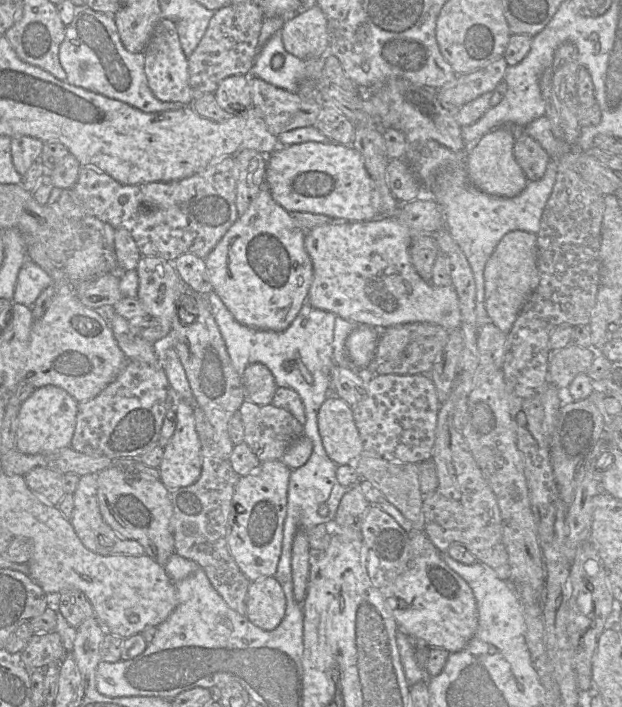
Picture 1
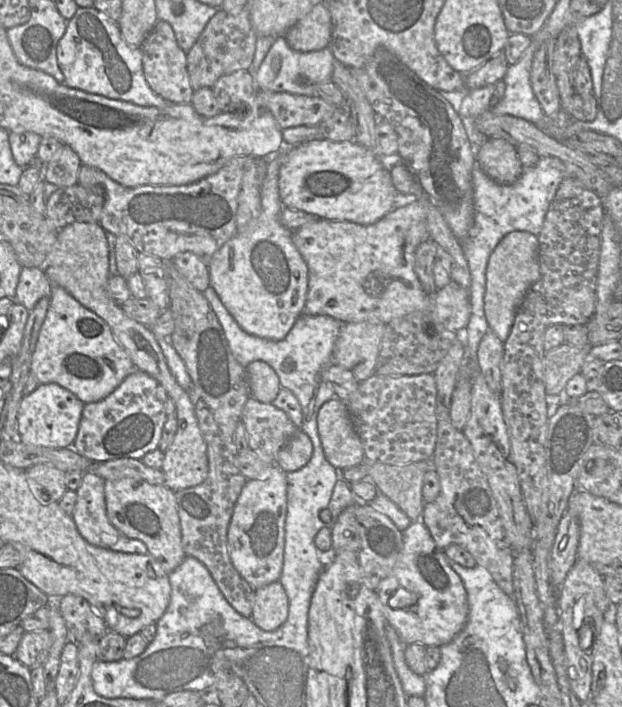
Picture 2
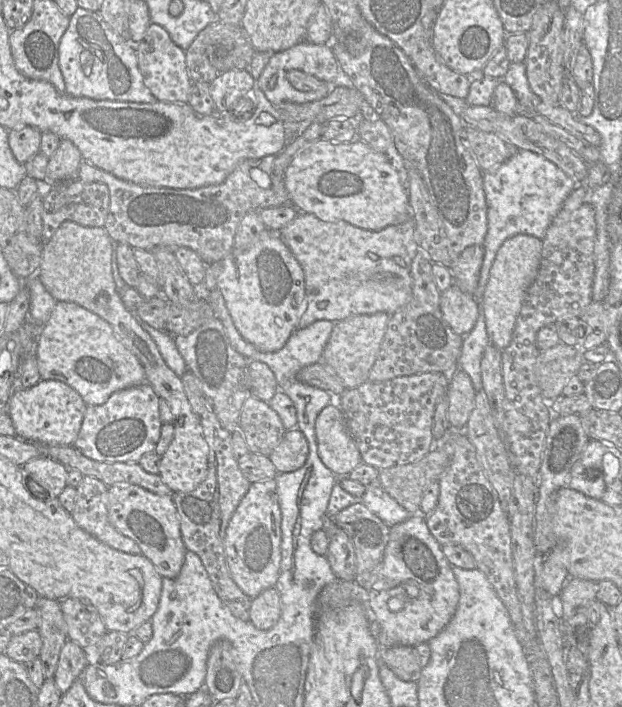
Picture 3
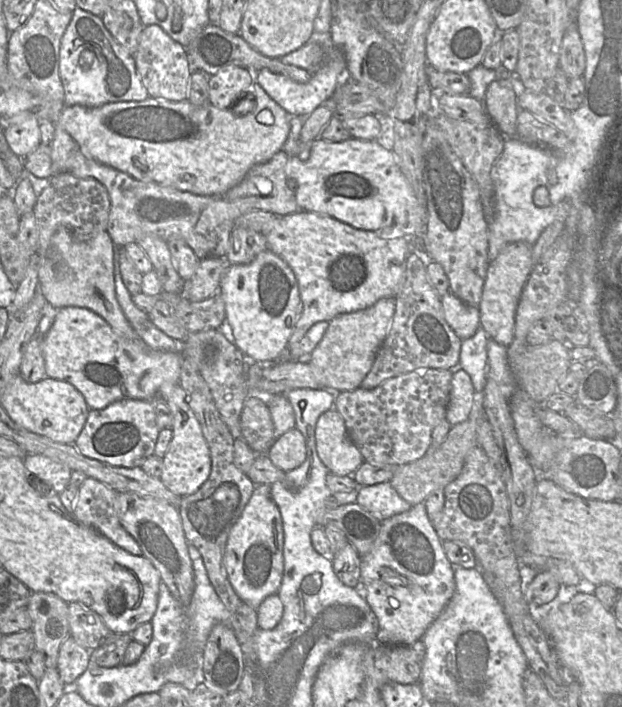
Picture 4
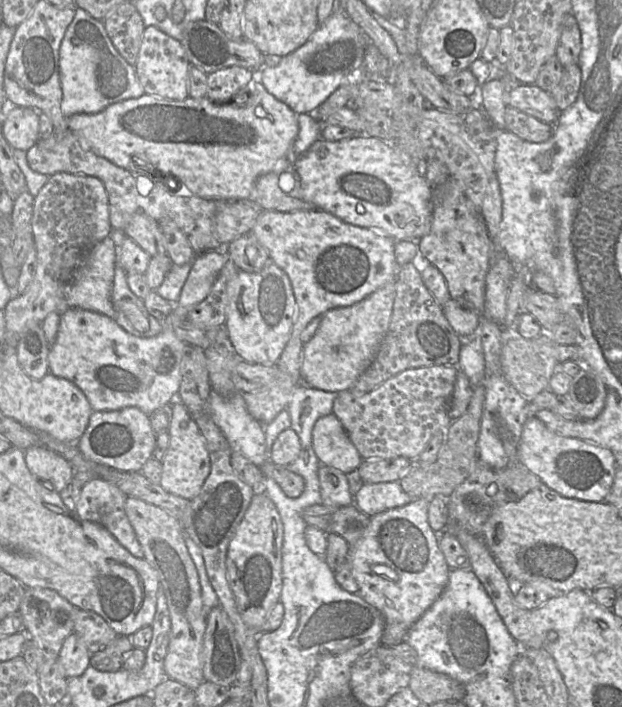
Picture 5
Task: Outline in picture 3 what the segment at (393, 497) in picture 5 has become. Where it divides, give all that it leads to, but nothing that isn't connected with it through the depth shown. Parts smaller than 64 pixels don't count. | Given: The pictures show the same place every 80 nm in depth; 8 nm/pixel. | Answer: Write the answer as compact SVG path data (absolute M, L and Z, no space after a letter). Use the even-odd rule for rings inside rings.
M379 484L367 485L366 492L360 501L391 527L407 520L411 515Z

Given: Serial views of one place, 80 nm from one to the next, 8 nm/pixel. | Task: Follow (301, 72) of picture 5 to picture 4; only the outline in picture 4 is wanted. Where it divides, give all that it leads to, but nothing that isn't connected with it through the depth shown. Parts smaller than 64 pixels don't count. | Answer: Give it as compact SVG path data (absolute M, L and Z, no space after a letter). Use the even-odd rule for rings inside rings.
M324 46L324 49L325 57L322 64L314 72L310 72L311 78L306 83L298 83L279 73L266 73L267 68L263 68L259 72L258 80L262 82L266 93L292 116L290 132L282 148L289 155L299 155L304 150L308 150L309 144L303 144L300 139L304 120L325 100L332 97L339 87L337 82L339 75L347 69L346 58L340 48L337 46Z

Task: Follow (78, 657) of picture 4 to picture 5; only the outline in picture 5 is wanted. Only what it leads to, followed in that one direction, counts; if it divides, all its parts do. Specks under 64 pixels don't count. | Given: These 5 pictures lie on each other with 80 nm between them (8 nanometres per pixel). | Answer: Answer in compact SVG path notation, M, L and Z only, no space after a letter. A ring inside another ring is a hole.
M72 632L63 642L58 662L67 679L81 676L90 665L91 654L81 639Z

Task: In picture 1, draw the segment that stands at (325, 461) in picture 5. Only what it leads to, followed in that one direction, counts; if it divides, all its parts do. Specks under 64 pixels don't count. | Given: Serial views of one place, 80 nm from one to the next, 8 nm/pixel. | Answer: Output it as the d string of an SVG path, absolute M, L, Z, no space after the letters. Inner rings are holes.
M330 395L318 413L318 428L326 453L337 465L353 464L364 452L352 408L337 395Z

